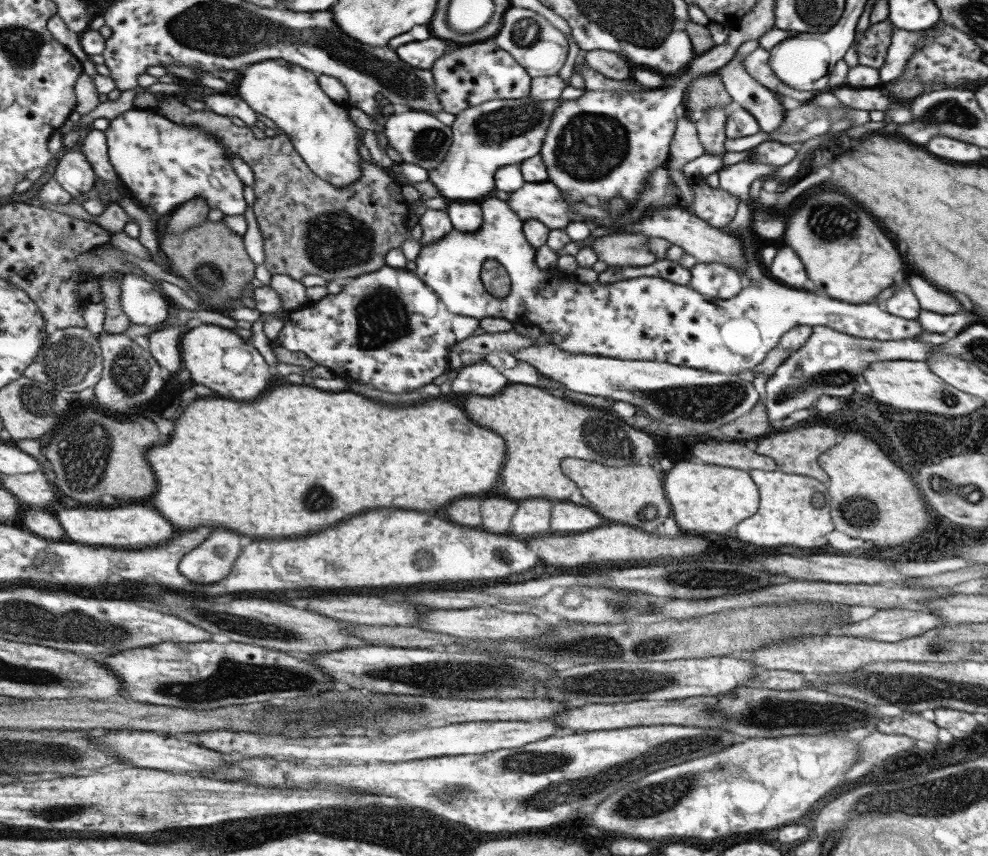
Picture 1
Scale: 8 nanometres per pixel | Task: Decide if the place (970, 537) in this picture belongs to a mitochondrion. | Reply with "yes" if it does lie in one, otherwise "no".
no

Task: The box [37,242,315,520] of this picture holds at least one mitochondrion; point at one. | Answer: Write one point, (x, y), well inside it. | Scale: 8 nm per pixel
(80, 445)

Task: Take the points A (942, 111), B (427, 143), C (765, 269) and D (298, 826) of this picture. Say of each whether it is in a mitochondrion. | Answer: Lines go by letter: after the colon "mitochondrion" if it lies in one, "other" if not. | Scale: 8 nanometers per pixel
A: mitochondrion
B: mitochondrion
C: other
D: other

